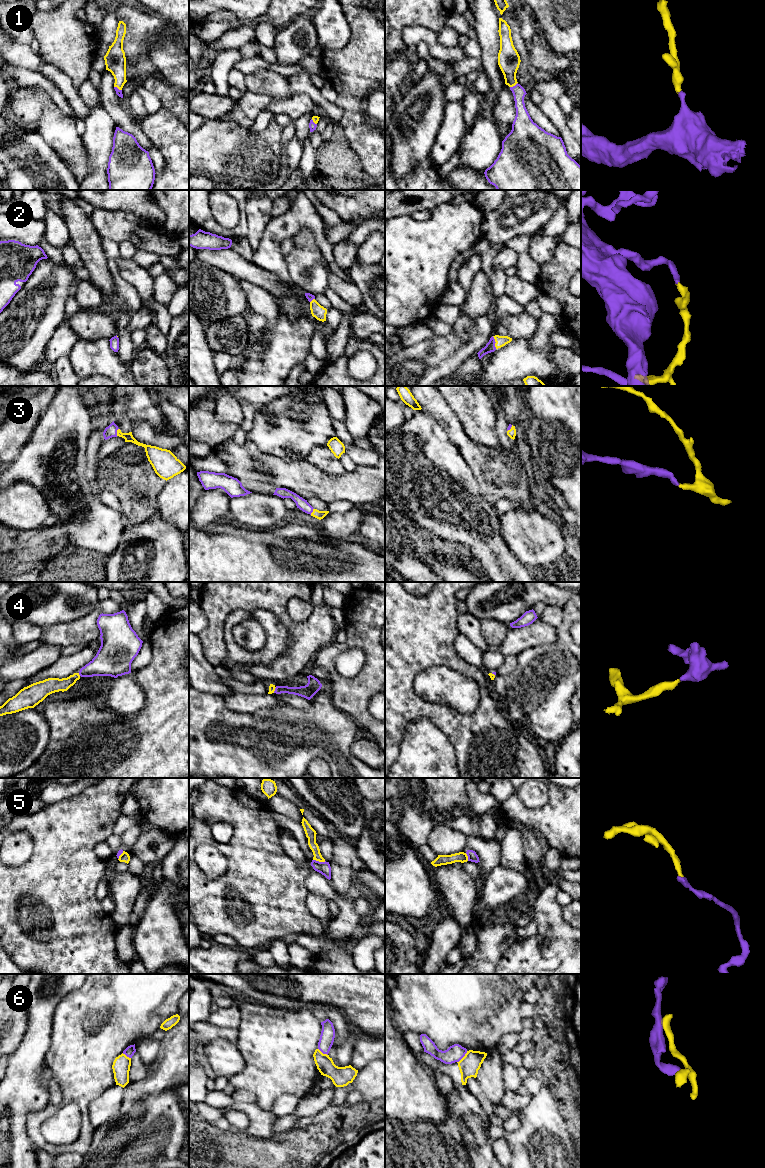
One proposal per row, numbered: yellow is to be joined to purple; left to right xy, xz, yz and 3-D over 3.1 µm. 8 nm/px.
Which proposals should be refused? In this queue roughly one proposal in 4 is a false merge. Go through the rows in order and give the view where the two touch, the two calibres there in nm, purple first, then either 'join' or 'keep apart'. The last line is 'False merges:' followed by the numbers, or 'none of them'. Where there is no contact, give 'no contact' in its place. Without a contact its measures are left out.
1: meets purple in yz; 110 nm thick on the purple side, 180 nm on the other; join
2: meets purple in yz; 80 nm thick on the purple side, 90 nm on the other; join
3: meets purple in xy; 100 nm thick on the purple side, 70 nm on the other; join
4: meets purple in xy; 220 nm thick on the purple side, 130 nm on the other; join
5: meets purple in xz; 100 nm thick on the purple side, 80 nm on the other; join
6: meets purple in yz; 140 nm thick on the purple side, 160 nm on the other; keep apart
False merges: 6

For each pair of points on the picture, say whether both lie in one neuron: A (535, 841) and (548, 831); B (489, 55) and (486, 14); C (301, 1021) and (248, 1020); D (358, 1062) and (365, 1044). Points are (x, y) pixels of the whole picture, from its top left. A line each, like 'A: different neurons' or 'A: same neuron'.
A: different neurons
B: same neuron
C: same neuron
D: same neuron

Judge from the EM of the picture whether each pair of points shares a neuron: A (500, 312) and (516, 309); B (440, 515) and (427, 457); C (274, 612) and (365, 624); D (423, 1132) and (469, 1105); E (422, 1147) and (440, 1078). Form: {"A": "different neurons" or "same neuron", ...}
{"A": "same neuron", "B": "same neuron", "C": "same neuron", "D": "same neuron", "E": "different neurons"}

